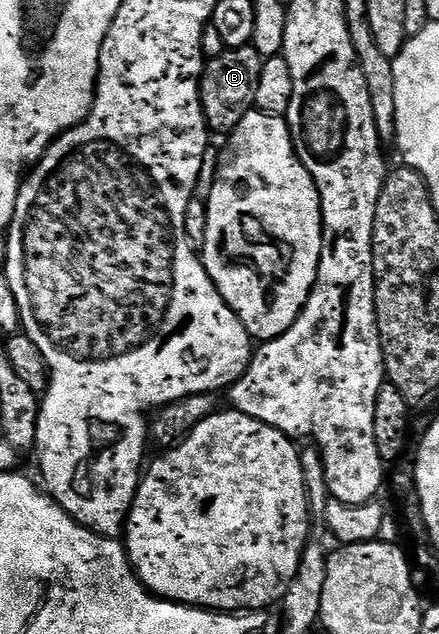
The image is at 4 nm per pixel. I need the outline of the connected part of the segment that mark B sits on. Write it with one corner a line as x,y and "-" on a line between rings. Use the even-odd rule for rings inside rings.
252,44
238,49
226,49
218,57
210,57
201,71
201,106
205,112
205,124
214,134
232,133
237,124
255,106
255,91
259,87
259,75
265,58
255,51

